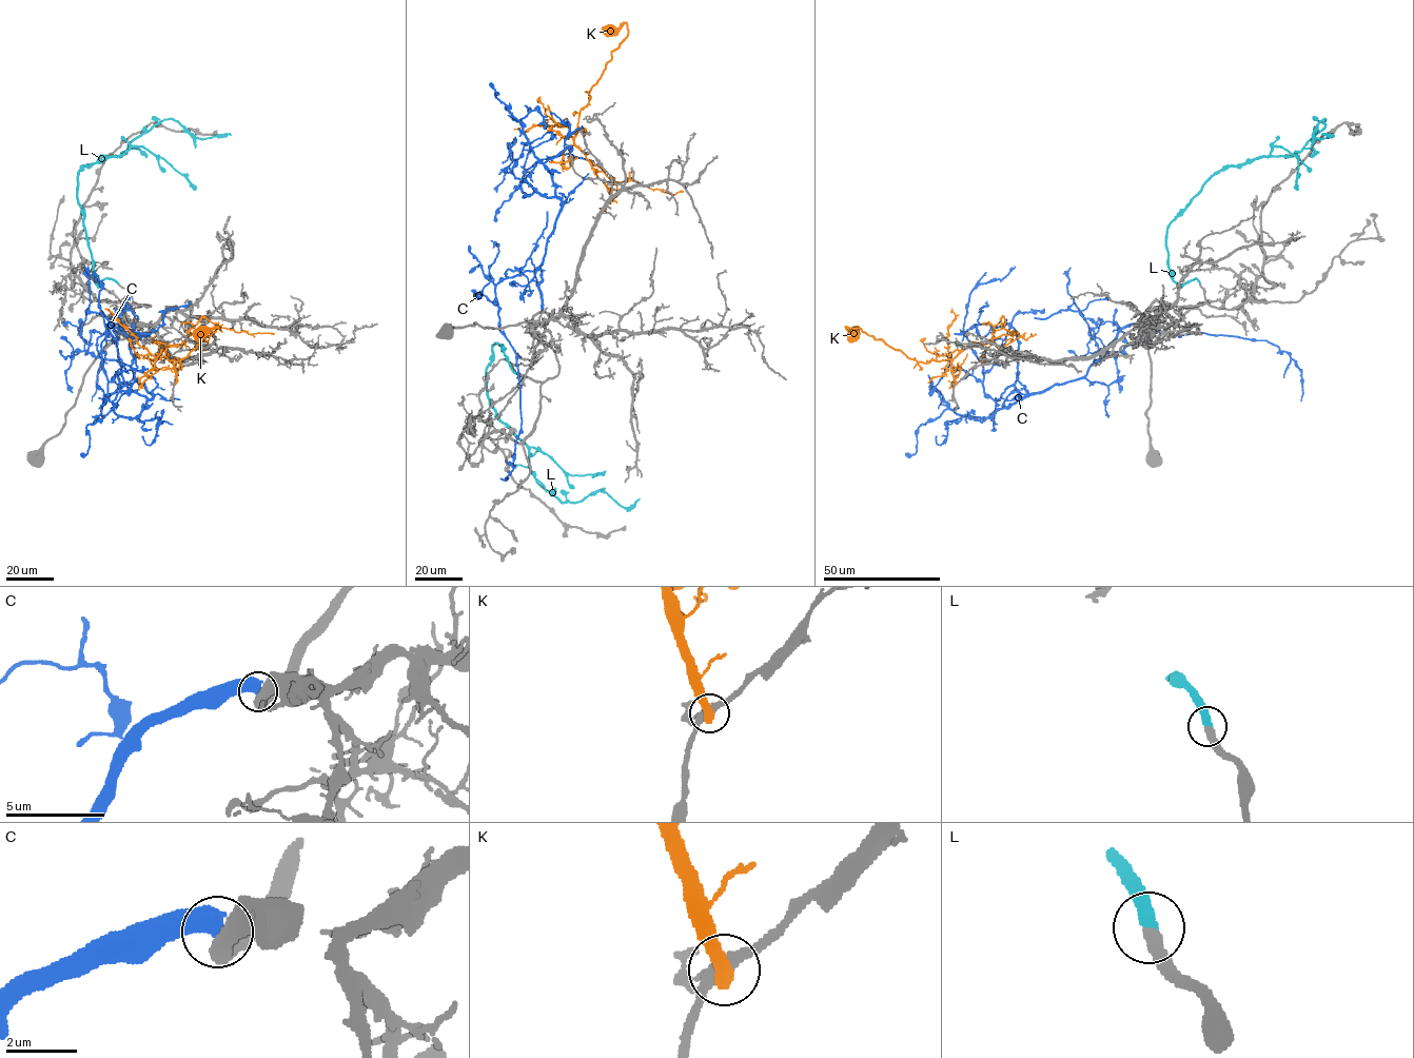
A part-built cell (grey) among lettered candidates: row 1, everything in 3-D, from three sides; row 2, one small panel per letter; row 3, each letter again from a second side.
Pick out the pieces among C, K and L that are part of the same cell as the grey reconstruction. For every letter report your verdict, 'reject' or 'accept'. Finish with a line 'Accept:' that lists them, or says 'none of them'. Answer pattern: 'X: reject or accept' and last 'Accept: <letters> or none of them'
C: reject
K: reject
L: accept
Accept: L

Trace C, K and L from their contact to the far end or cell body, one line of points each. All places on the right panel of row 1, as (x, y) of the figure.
C: (1134, 325), (1120, 330), (1084, 375), (1021, 398), (1008, 386), (993, 399), (963, 324), (971, 292), (1015, 266)
K: (956, 384), (951, 361), (962, 351), (988, 343), (1002, 317), (1003, 328), (1018, 333), (1014, 334)
L: (1199, 283), (1174, 280), (1169, 224), (1221, 170), (1296, 155), (1323, 118), (1314, 136), (1330, 136), (1321, 135)

